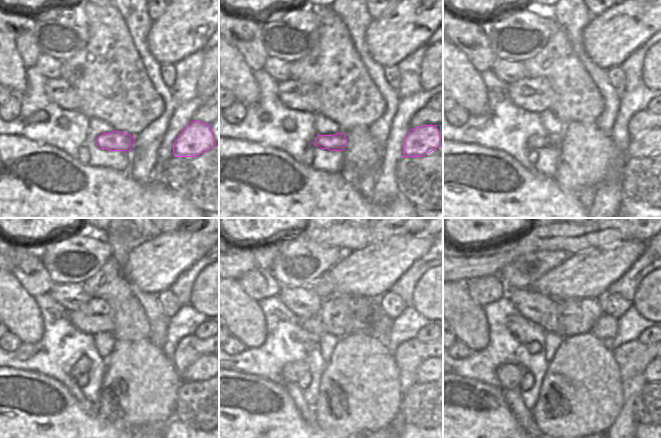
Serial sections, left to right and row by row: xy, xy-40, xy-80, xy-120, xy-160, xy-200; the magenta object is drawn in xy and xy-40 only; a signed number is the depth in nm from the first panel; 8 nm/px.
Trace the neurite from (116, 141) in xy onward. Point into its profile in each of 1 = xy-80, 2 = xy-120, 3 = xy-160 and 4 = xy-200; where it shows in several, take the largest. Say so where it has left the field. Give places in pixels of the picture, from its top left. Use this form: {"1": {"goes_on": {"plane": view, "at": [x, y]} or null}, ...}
{"1": {"goes_on": {"plane": "xy-80", "at": [534, 142]}}, "2": {"goes_on": {"plane": "xy-120", "at": [82, 366]}}, "3": {"goes_on": {"plane": "xy-160", "at": [292, 372]}}, "4": {"goes_on": {"plane": "xy-200", "at": [509, 375]}}}

